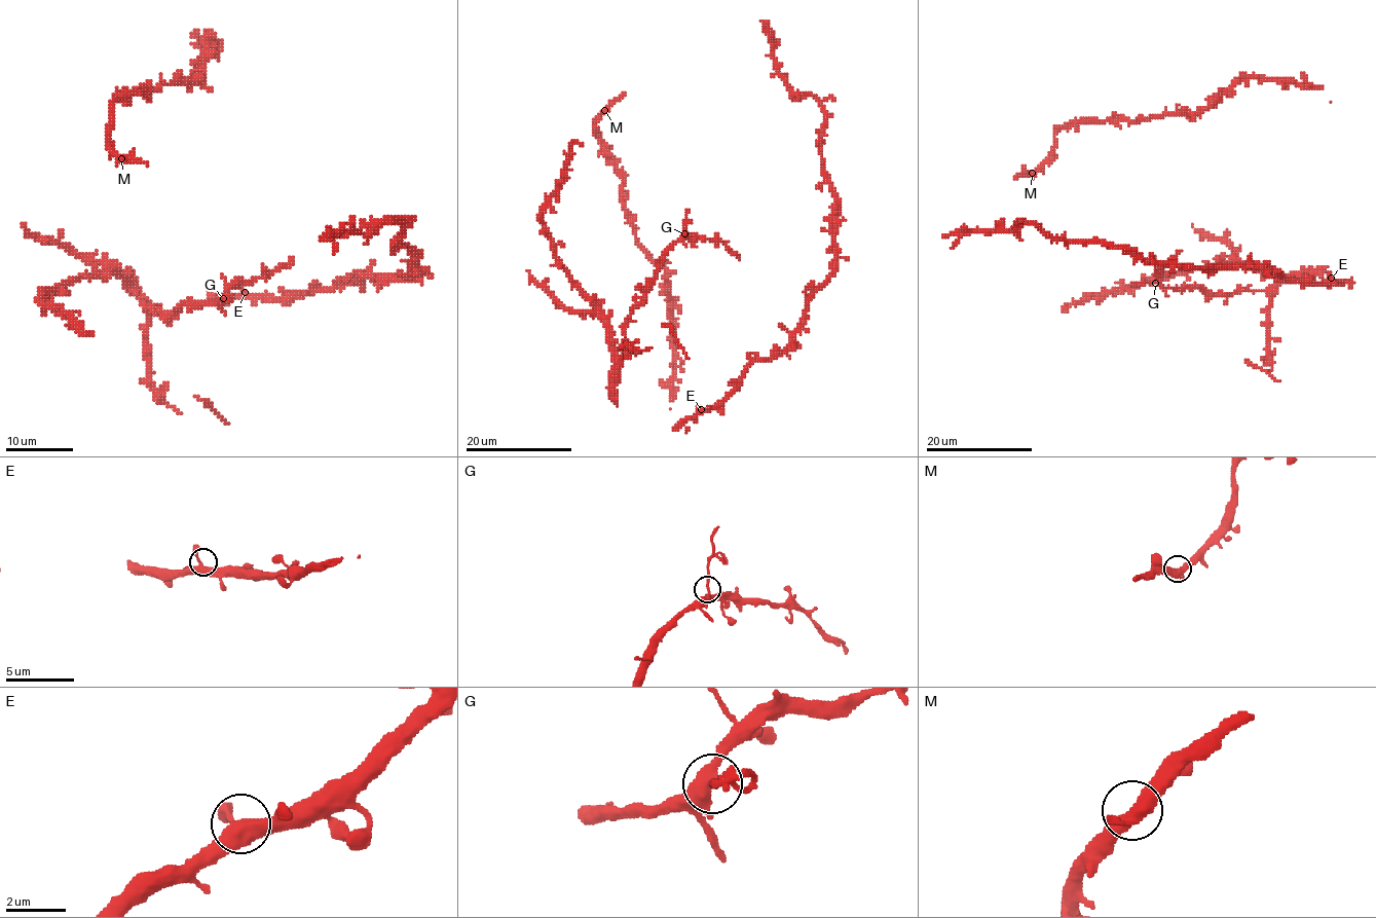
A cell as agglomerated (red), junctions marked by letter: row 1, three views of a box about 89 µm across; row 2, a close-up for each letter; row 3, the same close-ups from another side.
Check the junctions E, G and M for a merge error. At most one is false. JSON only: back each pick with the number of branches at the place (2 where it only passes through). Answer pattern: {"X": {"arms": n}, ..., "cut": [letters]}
{"G": {"arms": 3}, "cut": ["G"]}

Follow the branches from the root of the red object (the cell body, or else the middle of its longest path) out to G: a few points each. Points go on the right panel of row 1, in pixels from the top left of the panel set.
G: (1246, 266), (1274, 276), (1279, 281), (1266, 290), (1209, 294), (1202, 287), (1161, 287), (1156, 283)

